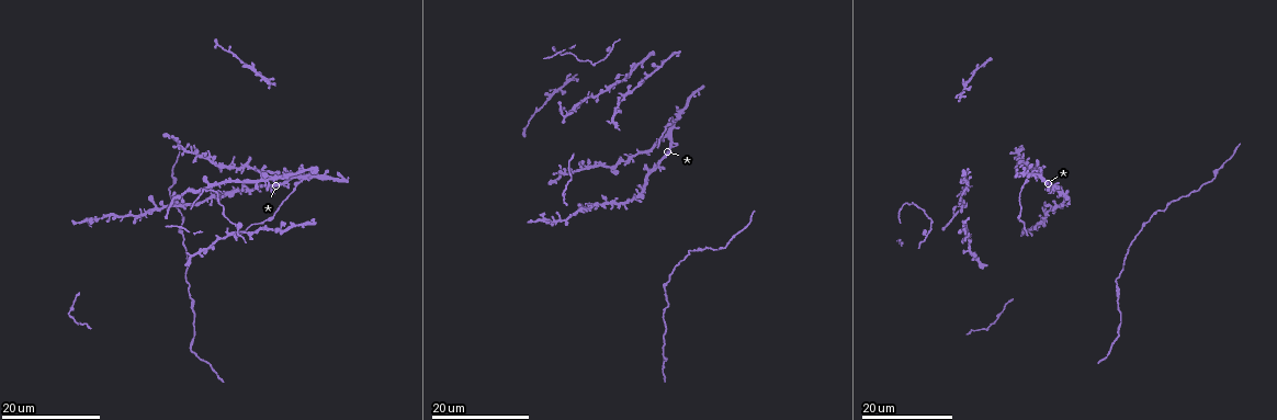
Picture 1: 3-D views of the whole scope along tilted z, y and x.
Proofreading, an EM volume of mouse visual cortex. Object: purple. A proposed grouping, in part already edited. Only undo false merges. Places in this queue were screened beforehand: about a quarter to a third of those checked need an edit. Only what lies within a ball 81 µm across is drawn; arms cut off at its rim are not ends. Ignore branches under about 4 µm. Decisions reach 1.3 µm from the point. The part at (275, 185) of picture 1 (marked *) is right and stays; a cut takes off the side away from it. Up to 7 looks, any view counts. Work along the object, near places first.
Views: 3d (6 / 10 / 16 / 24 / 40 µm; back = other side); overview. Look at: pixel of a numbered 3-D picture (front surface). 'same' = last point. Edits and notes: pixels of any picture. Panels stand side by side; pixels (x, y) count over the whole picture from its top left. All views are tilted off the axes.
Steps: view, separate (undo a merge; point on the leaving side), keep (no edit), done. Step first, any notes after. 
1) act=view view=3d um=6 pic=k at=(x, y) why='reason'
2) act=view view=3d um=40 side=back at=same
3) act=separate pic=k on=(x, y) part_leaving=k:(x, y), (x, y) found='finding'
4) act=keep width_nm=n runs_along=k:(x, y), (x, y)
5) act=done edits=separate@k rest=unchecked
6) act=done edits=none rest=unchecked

act=view view=3d um=24 pic=1 at=(304, 181) why='four or more arms meet'

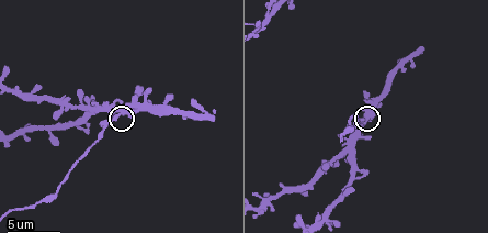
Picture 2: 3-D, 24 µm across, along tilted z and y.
act=view view=3d um=10 pic=2 at=(123, 115) why='zoom in'

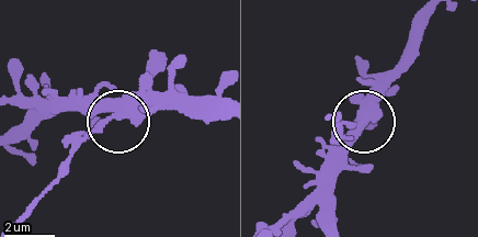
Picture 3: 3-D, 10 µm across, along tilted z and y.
act=separate pic=3 on=(100, 130) part_leaving=3:(128, 112), (104, 124), (80, 148), (24, 222) found='two cells meet here'

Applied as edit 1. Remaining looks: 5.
act=view view=3d um=24 pic=1 at=(231, 235) why='arms run side by side'

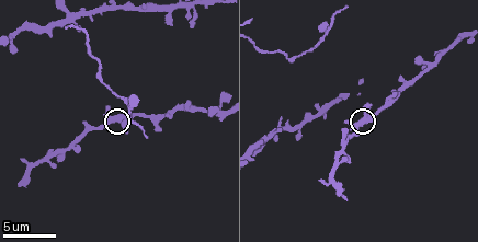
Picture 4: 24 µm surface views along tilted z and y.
act=view view=3d um=10 pic=4 at=(118, 120) why='zoom in'

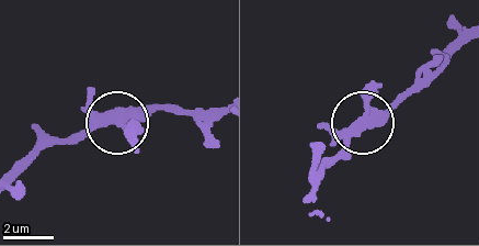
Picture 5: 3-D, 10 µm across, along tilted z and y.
act=keep arms=4 found='continuous, no second cell'

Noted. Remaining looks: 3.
act=view view=3d um=16 pic=1 at=(260, 176) why='arms part here'

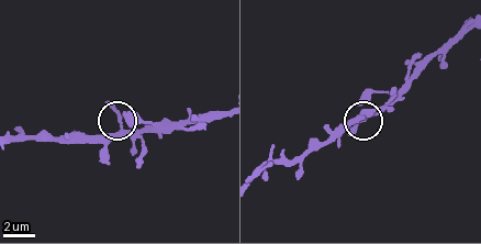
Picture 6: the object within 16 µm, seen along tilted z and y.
act=view view=3d um=6 pic=6 at=(121, 129)

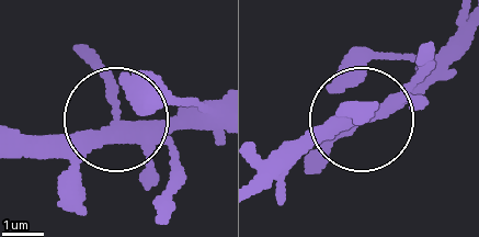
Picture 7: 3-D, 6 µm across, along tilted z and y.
act=keep arms=3 found='all the same cell'

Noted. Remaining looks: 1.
act=done edits=separate@3 rest=unchecked

